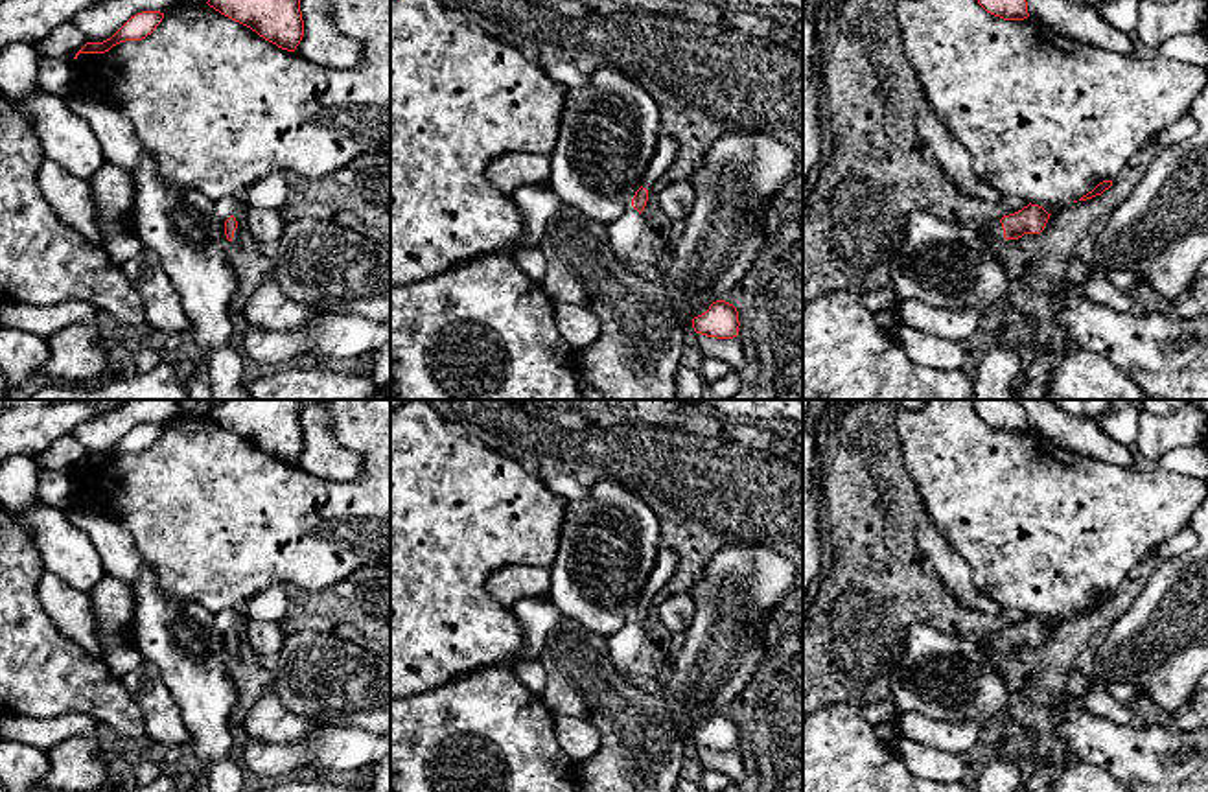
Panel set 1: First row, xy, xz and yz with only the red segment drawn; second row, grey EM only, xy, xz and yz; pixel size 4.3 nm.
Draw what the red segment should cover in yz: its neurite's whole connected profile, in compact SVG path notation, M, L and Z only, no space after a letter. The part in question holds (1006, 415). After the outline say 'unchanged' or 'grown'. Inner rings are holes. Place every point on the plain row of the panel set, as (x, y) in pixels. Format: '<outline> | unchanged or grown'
M974 400L978 416L1004 433L1024 433L1029 429L1028 414L1015 400Z | unchanged

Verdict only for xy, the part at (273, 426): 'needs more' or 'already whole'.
already whole

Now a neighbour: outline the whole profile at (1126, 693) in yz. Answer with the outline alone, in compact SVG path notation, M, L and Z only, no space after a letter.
M1112 681L1107 683L1105 687L1116 702L1123 704L1129 709L1140 698L1140 689L1132 683Z

